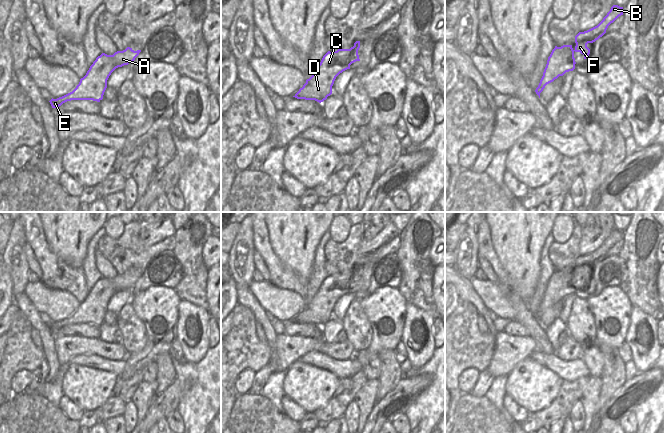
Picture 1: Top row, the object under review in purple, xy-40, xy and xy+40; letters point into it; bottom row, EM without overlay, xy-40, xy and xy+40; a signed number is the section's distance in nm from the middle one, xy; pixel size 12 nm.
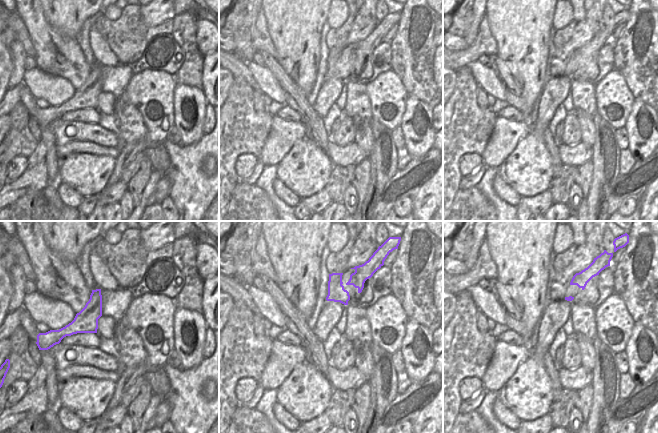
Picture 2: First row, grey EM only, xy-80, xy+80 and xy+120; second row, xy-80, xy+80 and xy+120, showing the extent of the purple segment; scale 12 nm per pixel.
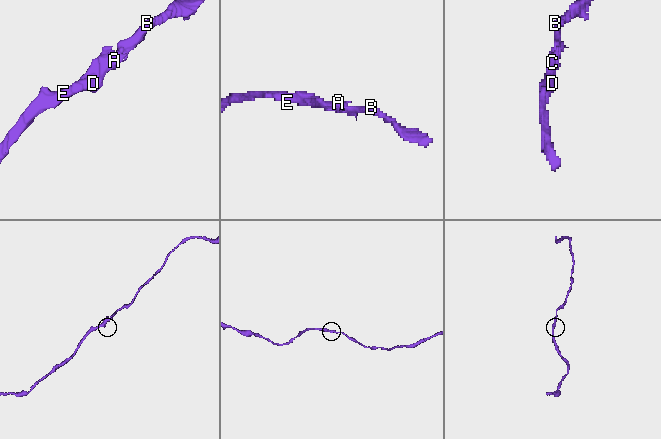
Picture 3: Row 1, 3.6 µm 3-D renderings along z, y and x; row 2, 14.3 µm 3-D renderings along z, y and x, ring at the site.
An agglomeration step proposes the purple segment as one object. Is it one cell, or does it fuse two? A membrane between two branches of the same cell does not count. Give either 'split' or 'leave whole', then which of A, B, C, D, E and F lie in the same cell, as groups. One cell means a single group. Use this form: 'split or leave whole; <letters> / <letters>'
leave whole; A B C D E F

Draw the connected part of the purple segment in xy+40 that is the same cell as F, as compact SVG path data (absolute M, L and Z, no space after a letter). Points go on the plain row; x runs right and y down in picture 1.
M613 229L603 244L595 251L579 256L575 260L576 270L573 273L572 269L563 269L561 271L555 270L550 280L548 281L546 291L543 296L543 300L540 304L535 316L540 322L540 317L545 310L559 300L563 300L566 296L573 295L575 293L574 277L580 276L586 283L590 278L590 273L587 271L588 267L593 267L602 261L608 252L619 240L623 239L623 231Z

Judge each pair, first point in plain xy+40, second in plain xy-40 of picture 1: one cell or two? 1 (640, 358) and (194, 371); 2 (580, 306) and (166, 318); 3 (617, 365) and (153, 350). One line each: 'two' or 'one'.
1: two
2: two
3: two

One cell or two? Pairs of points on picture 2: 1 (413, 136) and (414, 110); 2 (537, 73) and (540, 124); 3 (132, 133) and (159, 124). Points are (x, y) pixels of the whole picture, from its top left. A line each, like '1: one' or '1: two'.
1: one
2: two
3: two

